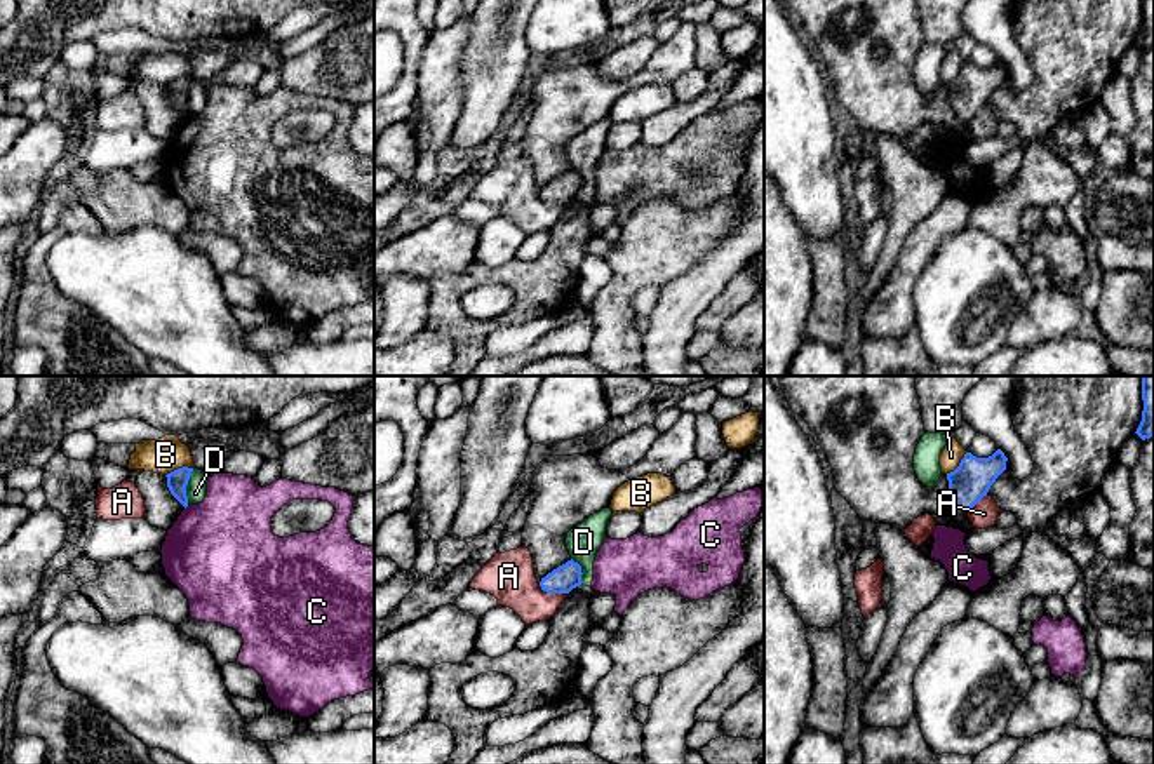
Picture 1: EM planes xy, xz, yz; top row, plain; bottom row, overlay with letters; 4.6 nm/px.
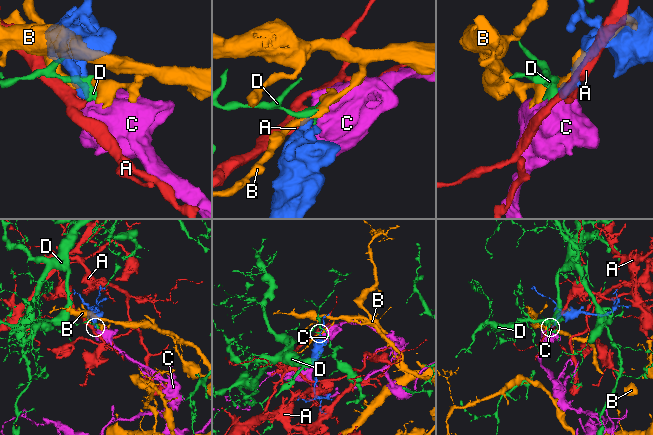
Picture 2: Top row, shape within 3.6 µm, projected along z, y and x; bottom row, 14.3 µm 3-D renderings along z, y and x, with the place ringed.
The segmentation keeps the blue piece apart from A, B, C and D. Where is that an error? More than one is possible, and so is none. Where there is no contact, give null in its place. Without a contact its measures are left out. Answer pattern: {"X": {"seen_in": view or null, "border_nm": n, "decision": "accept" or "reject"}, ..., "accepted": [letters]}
{"A": {"seen_in": "xz", "border_nm": 140, "decision": "reject"}, "B": {"seen_in": "xy", "border_nm": 130, "decision": "reject"}, "C": {"seen_in": null, "decision": "reject"}, "D": {"seen_in": "xy", "border_nm": 170, "decision": "reject"}, "accepted": []}

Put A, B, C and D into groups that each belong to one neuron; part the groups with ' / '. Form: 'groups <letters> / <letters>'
groups A / B / C / D

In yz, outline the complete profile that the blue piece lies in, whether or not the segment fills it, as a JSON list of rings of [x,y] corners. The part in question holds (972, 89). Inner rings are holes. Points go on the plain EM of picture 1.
[[[997,59],[989,68],[976,68],[966,63],[959,77],[947,84],[949,101],[963,122],[973,120],[973,117],[987,106],[990,96],[1006,80],[1008,68]]]

